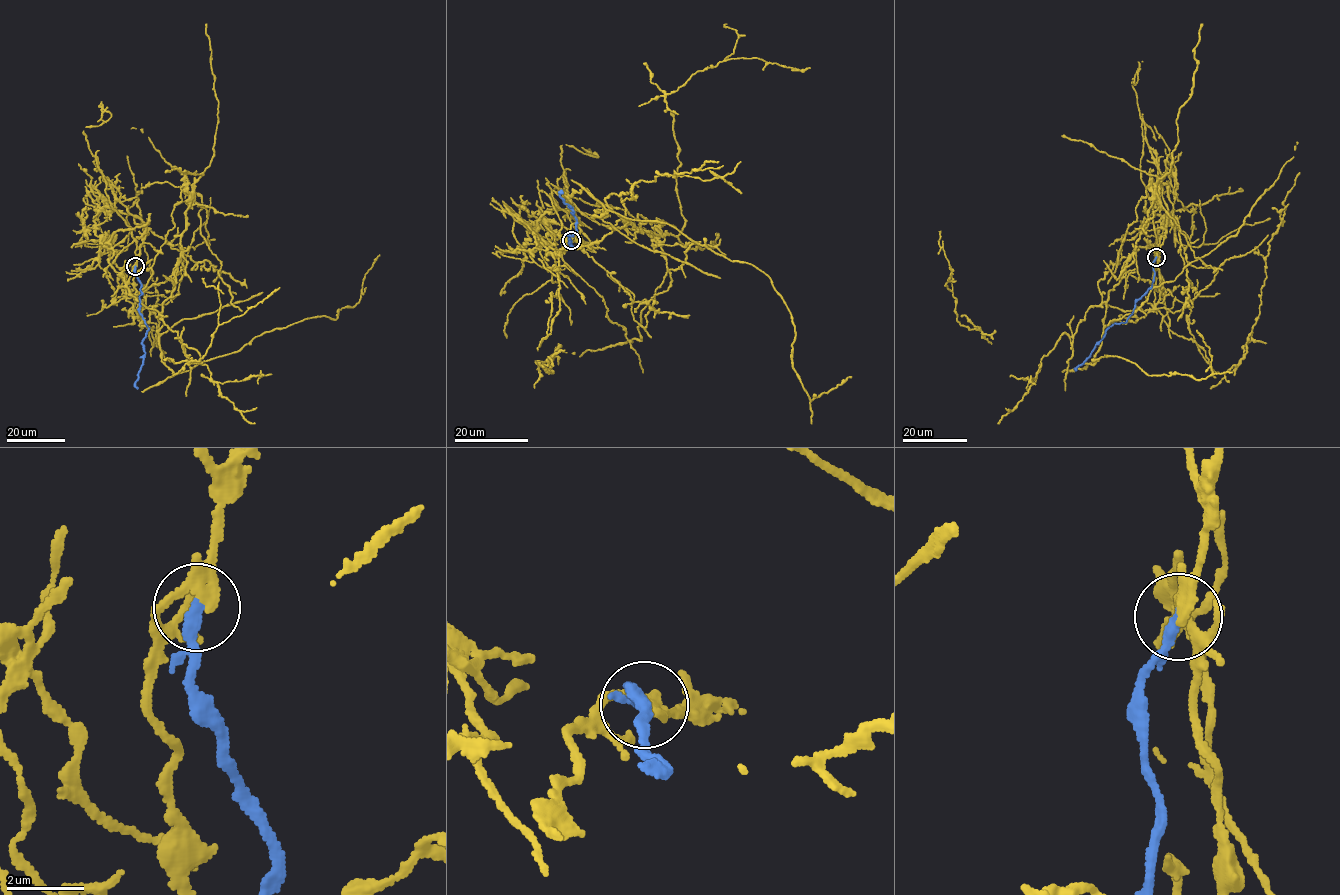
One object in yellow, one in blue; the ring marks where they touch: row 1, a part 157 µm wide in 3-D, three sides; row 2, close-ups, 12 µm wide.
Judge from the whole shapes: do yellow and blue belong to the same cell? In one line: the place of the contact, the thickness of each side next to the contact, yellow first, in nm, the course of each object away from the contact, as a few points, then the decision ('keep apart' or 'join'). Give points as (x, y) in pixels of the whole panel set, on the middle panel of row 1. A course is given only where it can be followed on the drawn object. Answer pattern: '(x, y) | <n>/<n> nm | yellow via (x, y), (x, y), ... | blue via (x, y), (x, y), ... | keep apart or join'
(571, 240) | 280/280 nm | yellow via (571, 240), (551, 193), (586, 189), (592, 218), (669, 224), (757, 267), (810, 401), (851, 377) | blue via (571, 240), (570, 247), (567, 235), (576, 233), (576, 219), (572, 207), (560, 197), (562, 192) | keep apart

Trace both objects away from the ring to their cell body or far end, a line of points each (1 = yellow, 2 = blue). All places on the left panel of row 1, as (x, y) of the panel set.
1: (135, 266), (139, 238), (109, 265), (160, 313), (176, 375), (335, 319), (379, 255)
2: (135, 266), (141, 284), (138, 310), (148, 329), (142, 342), (144, 353), (135, 385), (137, 389)

